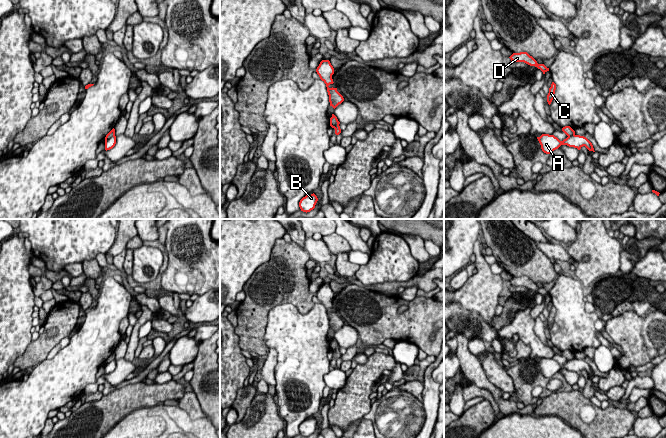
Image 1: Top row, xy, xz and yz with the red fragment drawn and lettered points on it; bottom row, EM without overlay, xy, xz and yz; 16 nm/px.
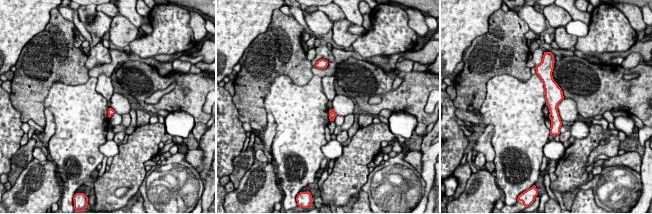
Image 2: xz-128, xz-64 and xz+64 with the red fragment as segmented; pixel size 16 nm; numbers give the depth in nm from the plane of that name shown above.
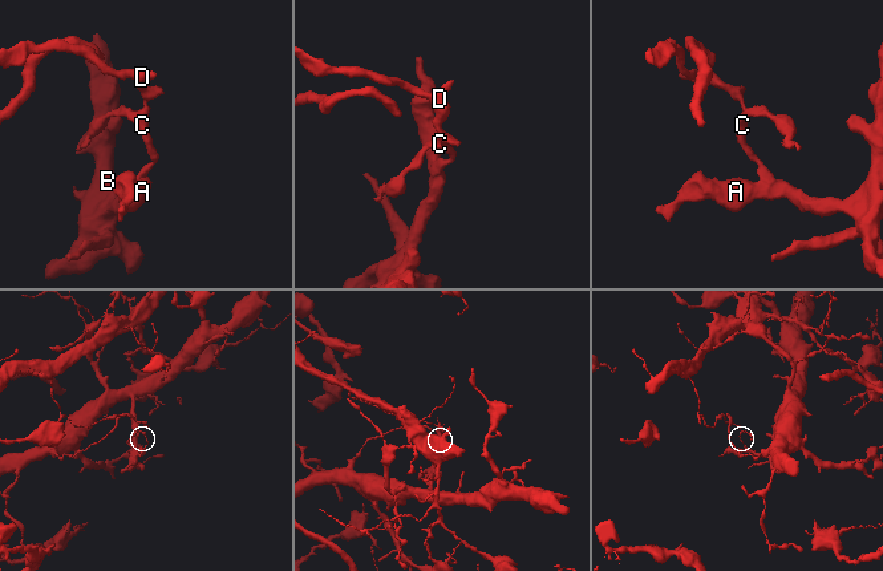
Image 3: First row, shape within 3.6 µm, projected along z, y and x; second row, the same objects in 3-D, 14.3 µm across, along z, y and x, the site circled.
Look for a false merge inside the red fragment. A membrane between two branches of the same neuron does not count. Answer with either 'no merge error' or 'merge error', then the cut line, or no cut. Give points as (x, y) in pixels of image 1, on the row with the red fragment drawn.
merge error; cut in xy along (114, 135), (105, 140)

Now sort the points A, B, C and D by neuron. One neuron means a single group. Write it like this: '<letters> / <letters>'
A B / C D

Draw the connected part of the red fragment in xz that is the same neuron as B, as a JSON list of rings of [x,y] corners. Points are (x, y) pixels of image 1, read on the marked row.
[[[313,193],[311,195],[306,195],[299,202],[299,207],[303,212],[310,212],[315,208],[315,205],[318,201],[317,196]]]

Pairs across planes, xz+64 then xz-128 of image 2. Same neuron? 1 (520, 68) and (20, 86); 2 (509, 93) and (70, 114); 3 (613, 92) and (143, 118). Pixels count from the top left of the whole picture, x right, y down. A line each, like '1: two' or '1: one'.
1: one
2: one
3: two

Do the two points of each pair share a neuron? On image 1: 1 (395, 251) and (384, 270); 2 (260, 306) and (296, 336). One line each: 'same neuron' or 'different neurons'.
1: same neuron
2: different neurons

